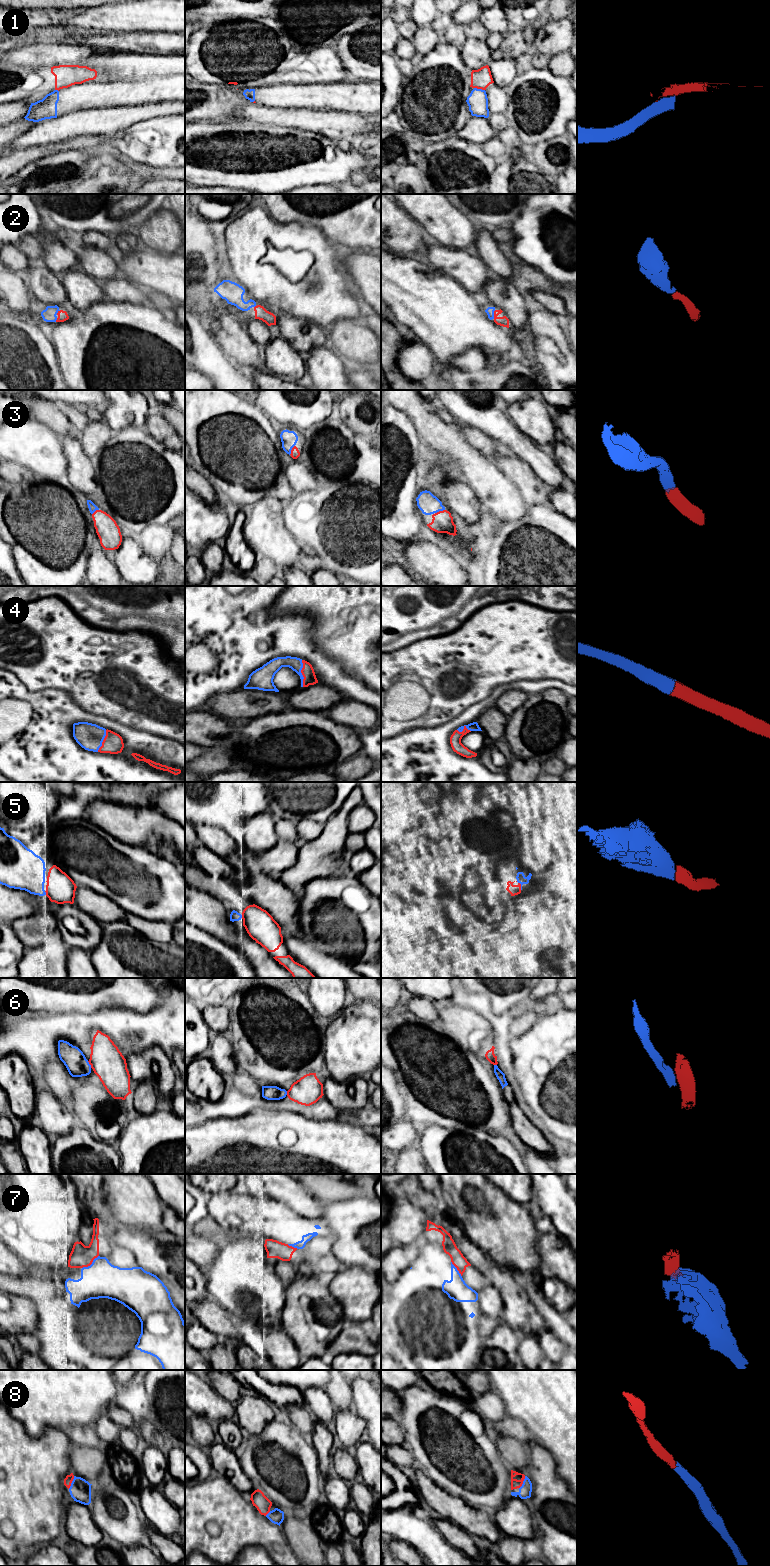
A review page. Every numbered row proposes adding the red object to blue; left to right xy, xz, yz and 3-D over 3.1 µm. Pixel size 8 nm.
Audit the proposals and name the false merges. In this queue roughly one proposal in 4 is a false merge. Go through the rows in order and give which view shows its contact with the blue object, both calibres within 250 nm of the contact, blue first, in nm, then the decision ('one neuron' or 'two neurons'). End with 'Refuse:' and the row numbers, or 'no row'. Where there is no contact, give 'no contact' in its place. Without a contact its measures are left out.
1: meets blue in yz; 160 nm thick on the blue side, 160 nm on the other; two neurons
2: meets blue in yz; 60 nm thick on the blue side, 80 nm on the other; one neuron
3: meets blue in yz; 160 nm thick on the blue side, 170 nm on the other; one neuron
4: meets blue in xz; 110 nm thick on the blue side, 100 nm on the other; one neuron
5: meets blue in yz; 70 nm thick on the blue side, 80 nm on the other; one neuron
6: meets blue in xy; 180 nm thick on the blue side, 260 nm on the other; two neurons
7: meets blue in xy; 300 nm thick on the blue side, 180 nm on the other; two neurons
8: meets blue in xy; 180 nm thick on the blue side, 70 nm on the other; one neuron
Refuse: 1, 6, 7

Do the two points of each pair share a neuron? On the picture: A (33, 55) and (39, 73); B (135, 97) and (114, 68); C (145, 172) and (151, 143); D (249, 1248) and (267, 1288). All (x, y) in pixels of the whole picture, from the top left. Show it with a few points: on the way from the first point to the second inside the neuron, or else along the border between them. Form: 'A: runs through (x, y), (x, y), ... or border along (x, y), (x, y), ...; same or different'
A: border along (28, 66), (50, 67); different
B: border along (112, 80), (102, 82); different
C: border along (132, 161), (154, 167), (170, 168); different
D: runs through (251, 1258), (251, 1272), (257, 1278); same

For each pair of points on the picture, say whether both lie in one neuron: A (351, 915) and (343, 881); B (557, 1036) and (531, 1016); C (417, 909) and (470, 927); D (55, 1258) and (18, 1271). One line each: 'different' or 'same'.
A: same
B: different
C: different
D: different

